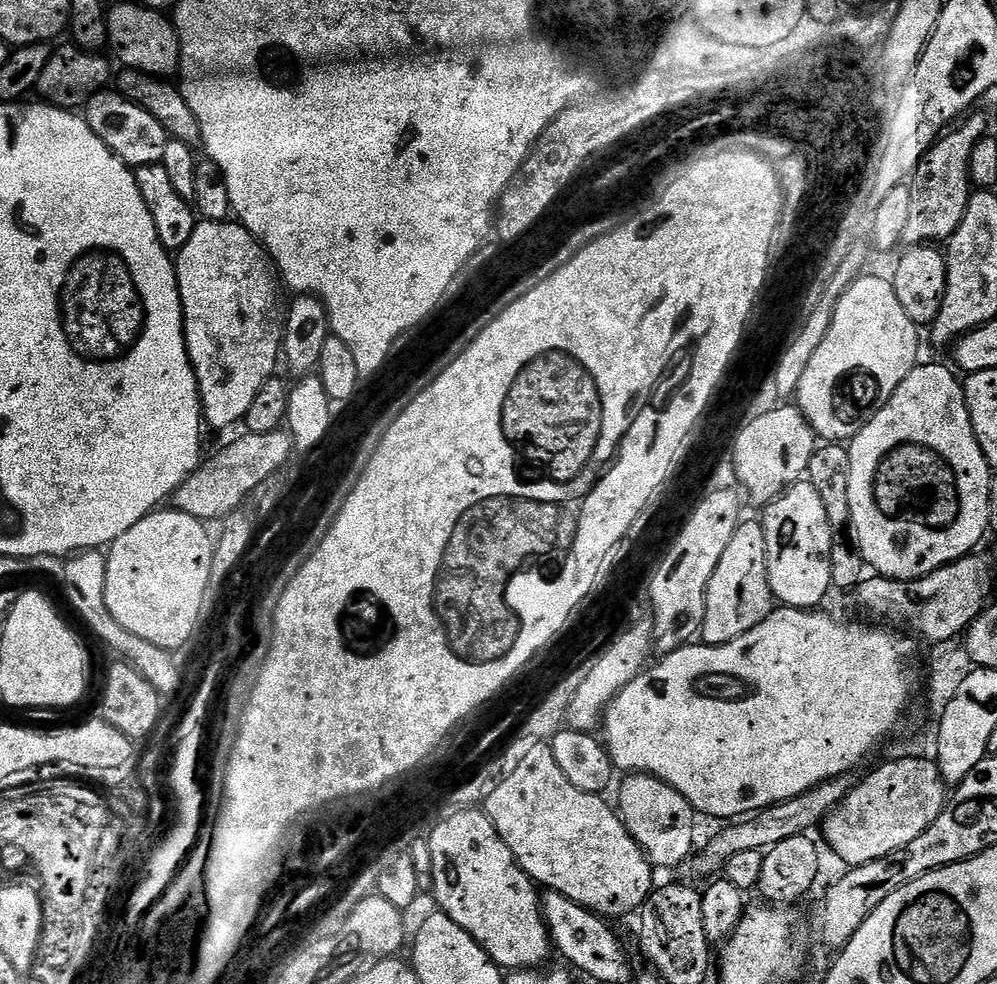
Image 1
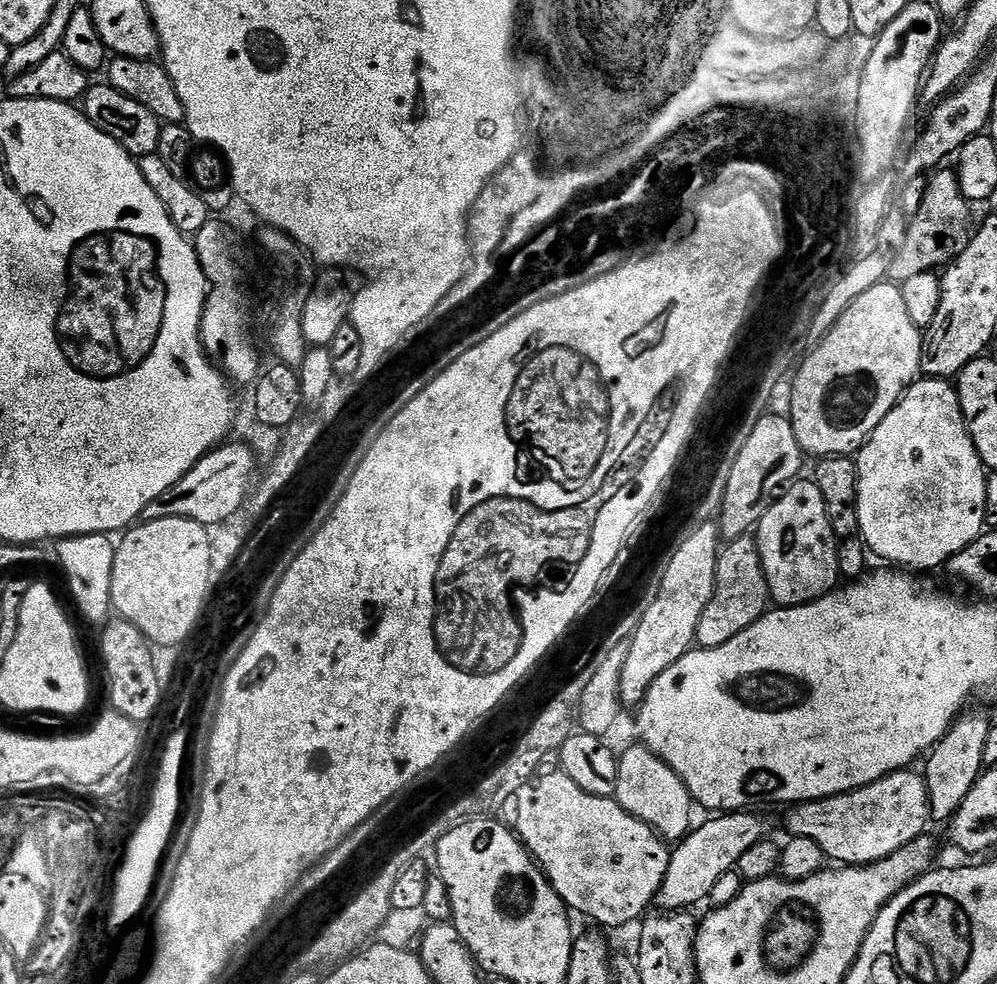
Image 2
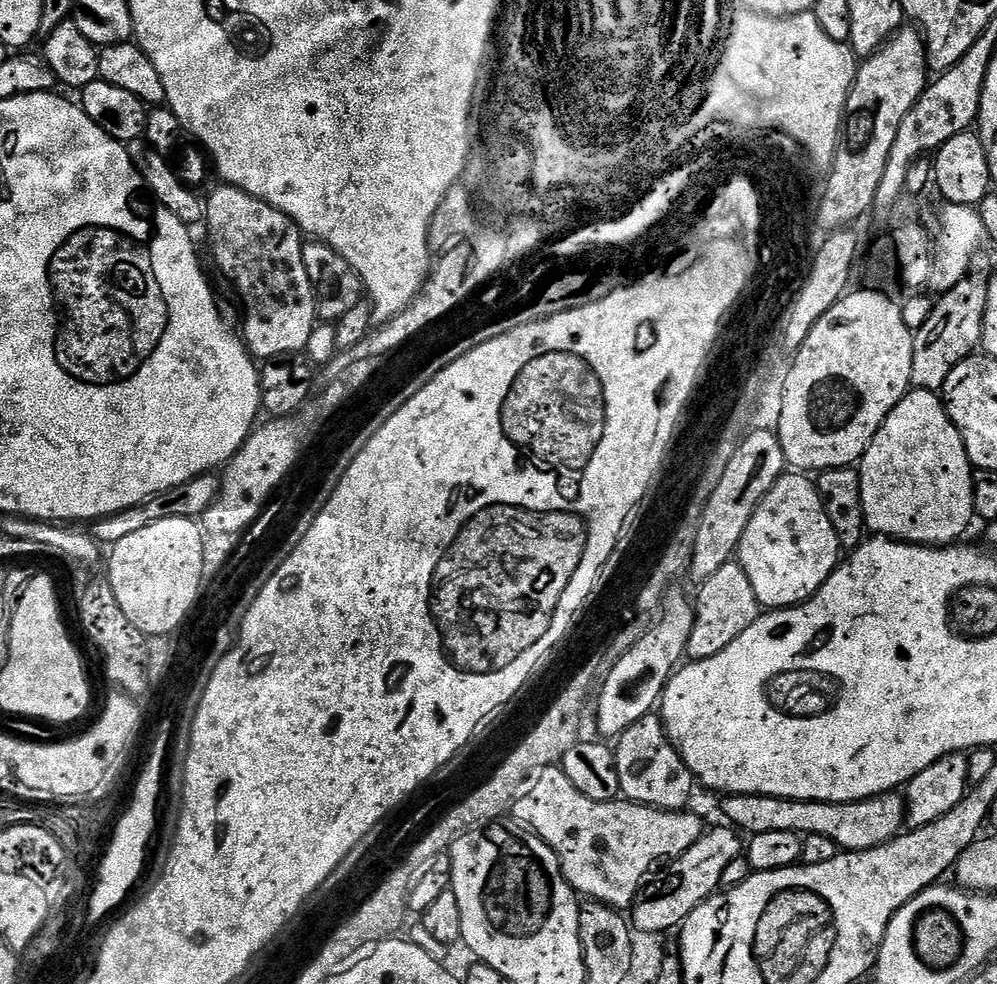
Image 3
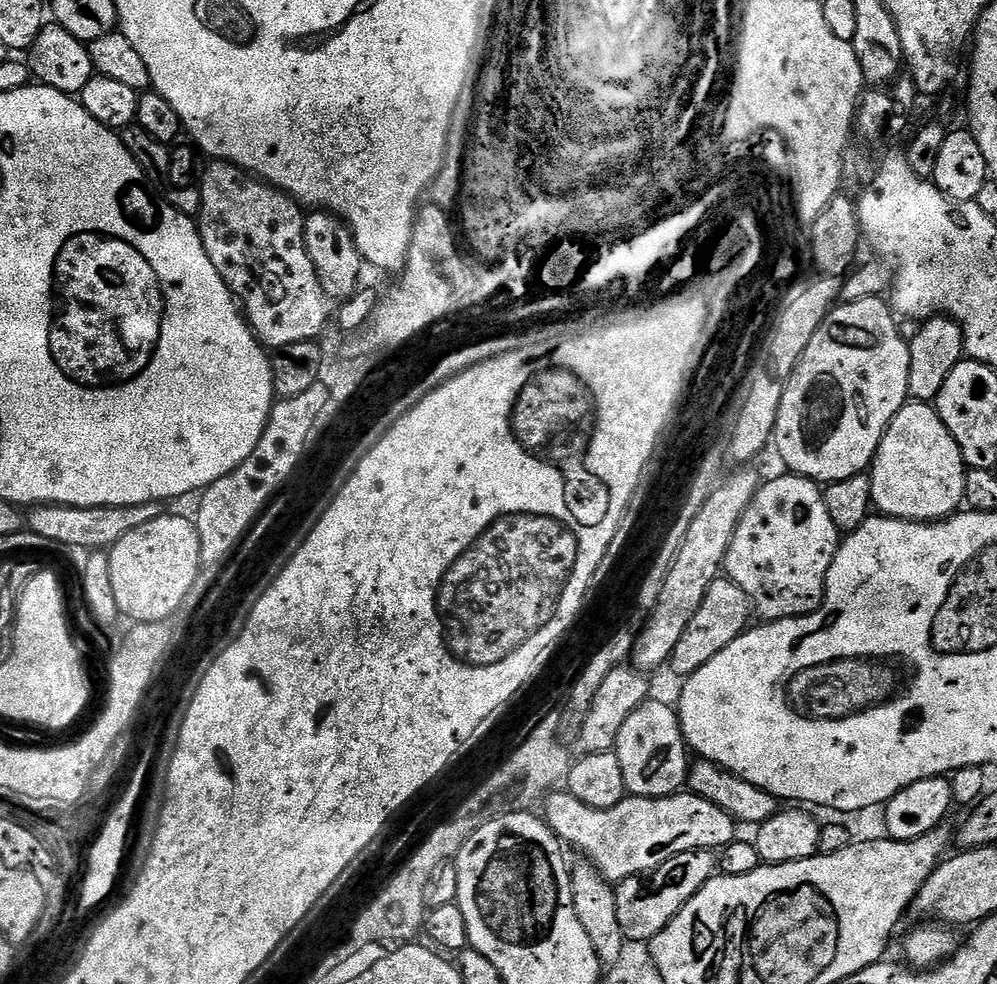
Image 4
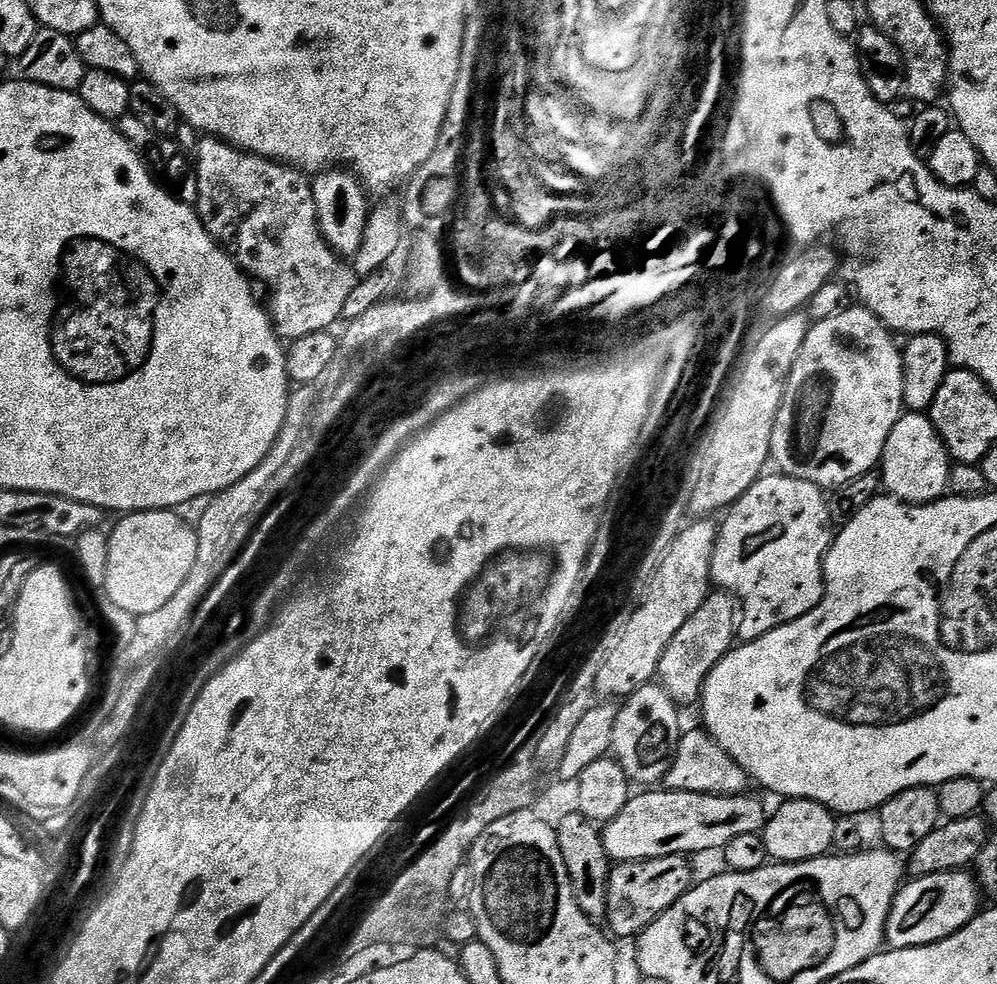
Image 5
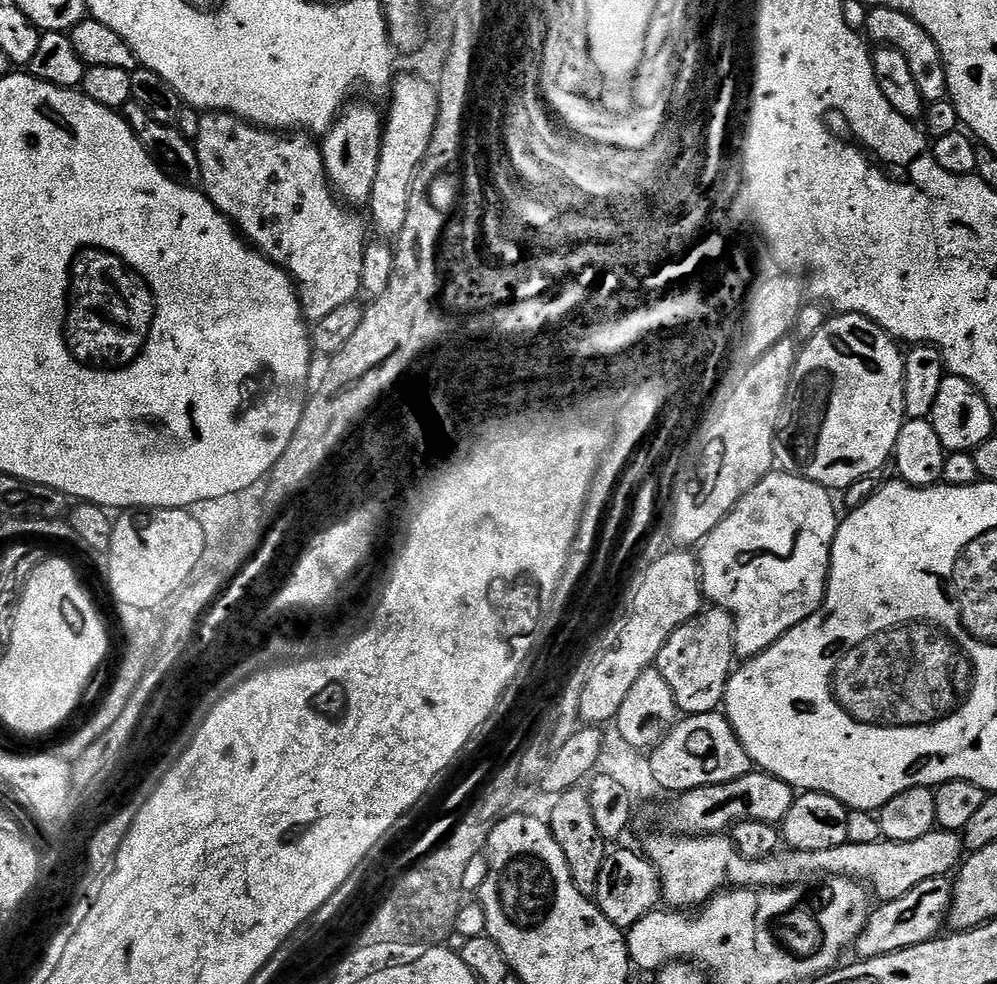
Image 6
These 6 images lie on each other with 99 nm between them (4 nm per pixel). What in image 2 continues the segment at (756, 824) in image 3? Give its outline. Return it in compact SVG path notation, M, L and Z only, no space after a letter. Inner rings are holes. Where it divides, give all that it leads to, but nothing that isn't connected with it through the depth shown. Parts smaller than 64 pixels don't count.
M916 770L892 772L858 790L791 805L784 820L788 827L787 835L818 842L825 857L840 866L878 863L925 835L927 828L924 827L930 824L924 777L919 771L912 771Z

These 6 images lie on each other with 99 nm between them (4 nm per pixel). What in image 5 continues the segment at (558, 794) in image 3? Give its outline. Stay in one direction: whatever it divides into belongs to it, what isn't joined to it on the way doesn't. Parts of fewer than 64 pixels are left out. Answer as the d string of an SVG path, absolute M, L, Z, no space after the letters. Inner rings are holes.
M644 790L641 796L633 795L626 810L610 823L603 825L602 835L609 857L616 862L629 860L657 860L663 856L682 856L692 852L723 850L730 838L738 834L763 833L766 823L764 804L753 794L739 796L707 796L697 792L669 792L667 790Z

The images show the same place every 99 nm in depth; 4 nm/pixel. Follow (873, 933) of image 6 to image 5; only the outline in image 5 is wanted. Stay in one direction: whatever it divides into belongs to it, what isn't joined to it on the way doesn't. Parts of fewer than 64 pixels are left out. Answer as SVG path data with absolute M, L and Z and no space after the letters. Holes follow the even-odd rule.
M968 870L939 872L909 879L896 893L892 913L884 927L887 947L917 948L950 938L965 928L981 911L980 900L980 885L975 875Z

